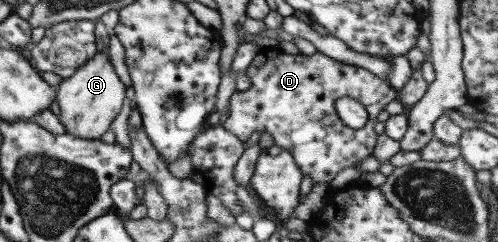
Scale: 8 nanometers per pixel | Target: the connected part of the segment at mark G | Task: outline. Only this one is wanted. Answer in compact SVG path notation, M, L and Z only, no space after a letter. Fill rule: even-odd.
M97 52L57 86L57 101L61 110L58 118L65 127L65 134L79 139L99 140L119 115L125 91L126 86L116 74L108 54Z

